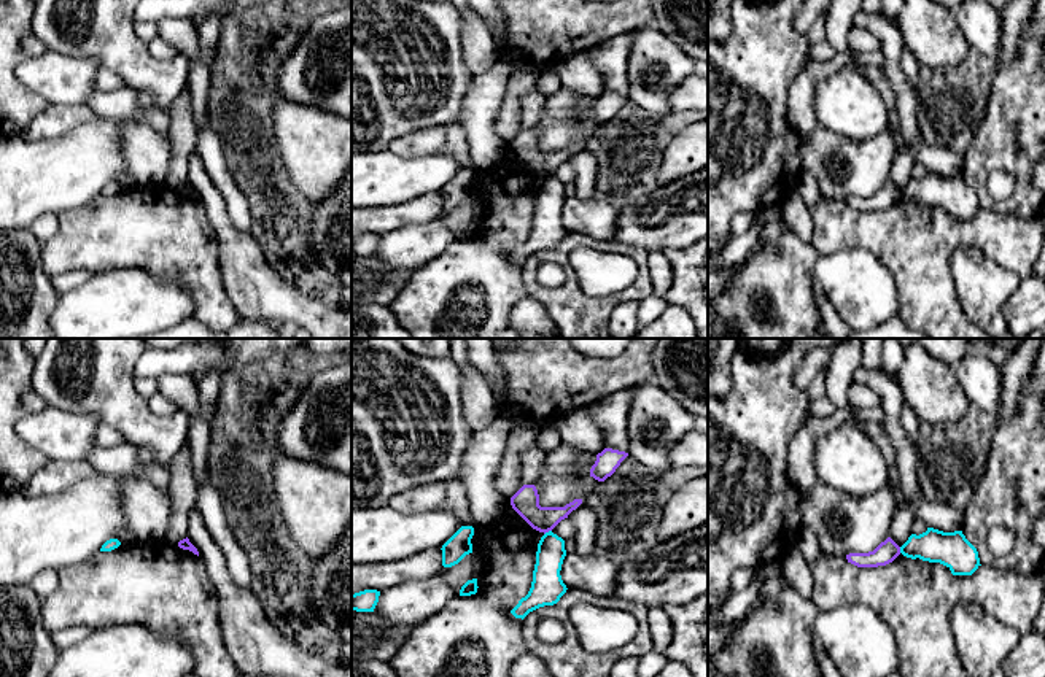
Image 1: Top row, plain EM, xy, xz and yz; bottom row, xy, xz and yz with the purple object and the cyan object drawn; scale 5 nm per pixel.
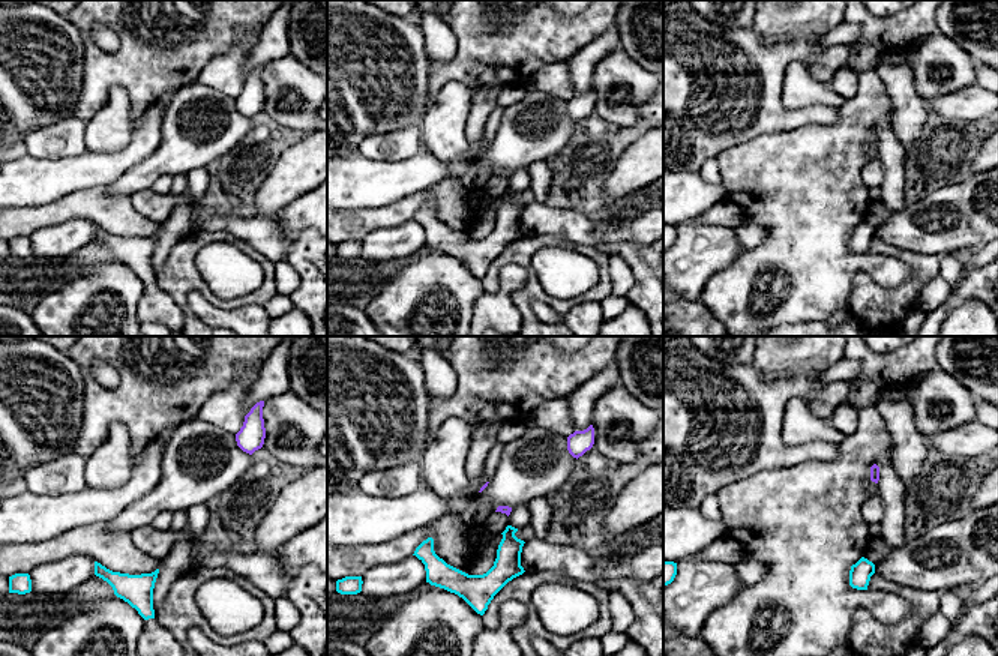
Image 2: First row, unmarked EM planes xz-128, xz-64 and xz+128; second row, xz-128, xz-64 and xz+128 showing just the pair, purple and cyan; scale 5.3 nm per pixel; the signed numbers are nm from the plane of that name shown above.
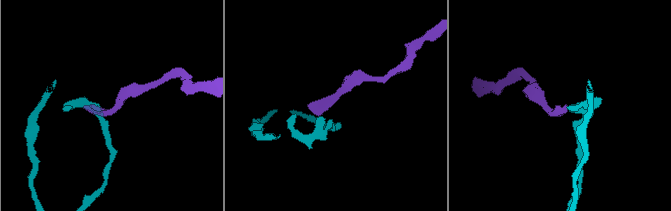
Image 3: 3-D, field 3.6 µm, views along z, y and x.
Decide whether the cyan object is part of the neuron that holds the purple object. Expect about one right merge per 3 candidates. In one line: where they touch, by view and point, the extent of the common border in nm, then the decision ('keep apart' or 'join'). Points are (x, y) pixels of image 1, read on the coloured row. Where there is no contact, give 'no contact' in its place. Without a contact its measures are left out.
xz (547, 531) | 50 nm | keep apart

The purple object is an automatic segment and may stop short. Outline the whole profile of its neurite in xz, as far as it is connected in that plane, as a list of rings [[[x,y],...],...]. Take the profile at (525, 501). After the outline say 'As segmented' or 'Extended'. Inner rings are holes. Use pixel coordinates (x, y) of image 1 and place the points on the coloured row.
[[[523,485],[512,497],[512,509],[536,531],[549,532],[561,520],[576,510],[582,504],[582,499],[574,499],[565,507],[541,507],[539,494],[534,485]]]. As segmented

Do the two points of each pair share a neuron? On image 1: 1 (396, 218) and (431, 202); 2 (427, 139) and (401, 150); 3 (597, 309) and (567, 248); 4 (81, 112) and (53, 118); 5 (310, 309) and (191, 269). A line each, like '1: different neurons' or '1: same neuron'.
1: same neuron
2: same neuron
3: same neuron
4: same neuron
5: different neurons

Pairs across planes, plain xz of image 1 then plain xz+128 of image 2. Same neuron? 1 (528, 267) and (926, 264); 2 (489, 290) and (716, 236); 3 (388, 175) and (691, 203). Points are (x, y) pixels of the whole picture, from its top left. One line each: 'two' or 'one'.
1: one
2: two
3: one

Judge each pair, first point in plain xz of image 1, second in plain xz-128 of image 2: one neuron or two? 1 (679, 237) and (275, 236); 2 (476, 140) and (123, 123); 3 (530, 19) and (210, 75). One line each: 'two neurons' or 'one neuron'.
1: two neurons
2: one neuron
3: two neurons

